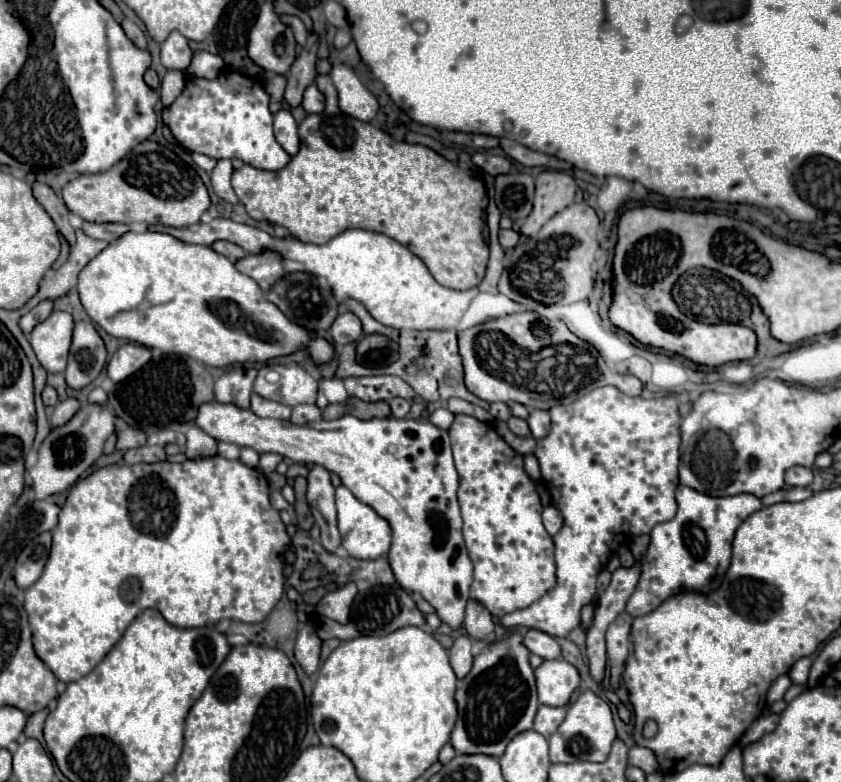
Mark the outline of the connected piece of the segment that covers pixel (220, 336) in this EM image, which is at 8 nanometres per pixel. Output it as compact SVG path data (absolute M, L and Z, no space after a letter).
M125 233L123 237L119 237L117 241L109 243L107 249L103 249L91 263L87 263L87 267L79 273L79 283L77 283L77 291L79 291L79 297L81 297L81 303L87 311L87 315L93 319L93 323L97 323L99 327L103 327L109 335L117 337L117 339L127 339L127 341L133 341L133 343L139 343L139 345L145 345L145 347L155 347L155 349L161 349L163 353L179 353L179 355L189 355L205 365L211 365L211 367L229 367L229 365L235 365L235 363L265 363L269 359L275 359L275 357L287 357L287 355L293 355L297 351L307 351L309 353L309 359L319 367L319 365L325 365L329 363L333 357L335 357L335 347L321 335L317 333L311 333L307 331L305 327L289 321L277 305L273 305L271 301L267 301L265 293L259 289L259 285L239 273L231 261L227 261L223 255L215 253L211 247L205 247L205 245L189 245L189 243L181 243L177 241L175 237L171 235L165 235L165 233Z

